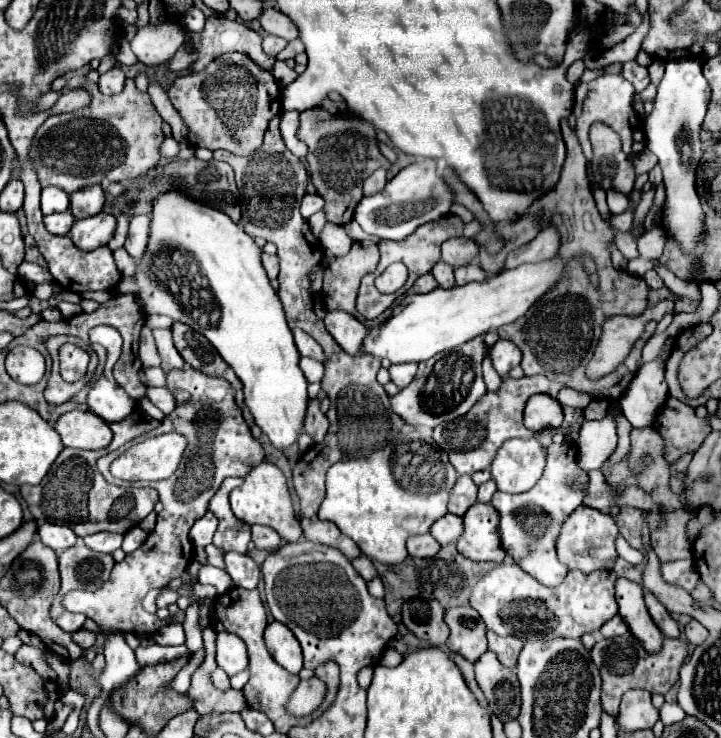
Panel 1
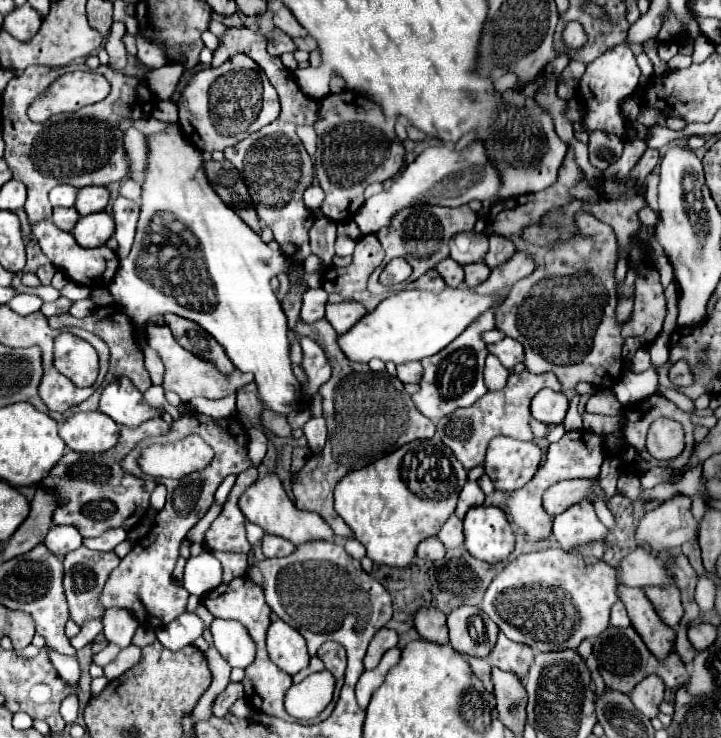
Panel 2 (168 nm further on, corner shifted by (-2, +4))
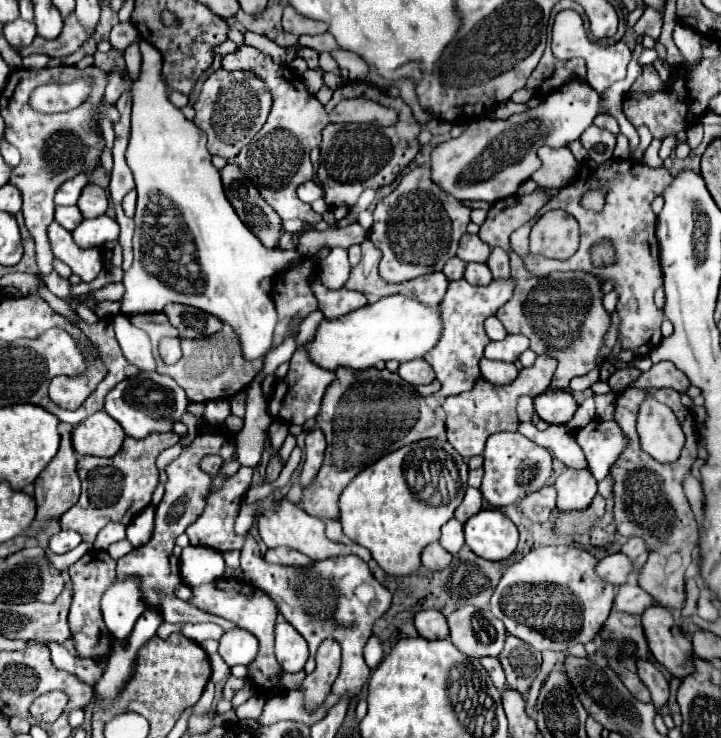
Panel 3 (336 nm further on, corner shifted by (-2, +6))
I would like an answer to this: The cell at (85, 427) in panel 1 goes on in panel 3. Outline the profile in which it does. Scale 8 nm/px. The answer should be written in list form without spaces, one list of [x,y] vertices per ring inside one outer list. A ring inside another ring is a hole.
[[[100,410],[74,426],[72,442],[80,456],[114,456],[124,442],[124,430],[114,418]]]

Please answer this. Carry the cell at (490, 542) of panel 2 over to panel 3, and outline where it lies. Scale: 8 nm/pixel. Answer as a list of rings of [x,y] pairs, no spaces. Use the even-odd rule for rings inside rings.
[[[482,510],[464,524],[466,544],[484,560],[506,560],[518,544],[518,530],[500,510]]]

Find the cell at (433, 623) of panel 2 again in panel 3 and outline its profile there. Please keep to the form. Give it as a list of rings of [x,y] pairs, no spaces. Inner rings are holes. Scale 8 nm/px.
[[[422,610],[414,616],[416,630],[426,640],[440,640],[448,638],[448,624],[446,616],[442,616],[438,610]]]

